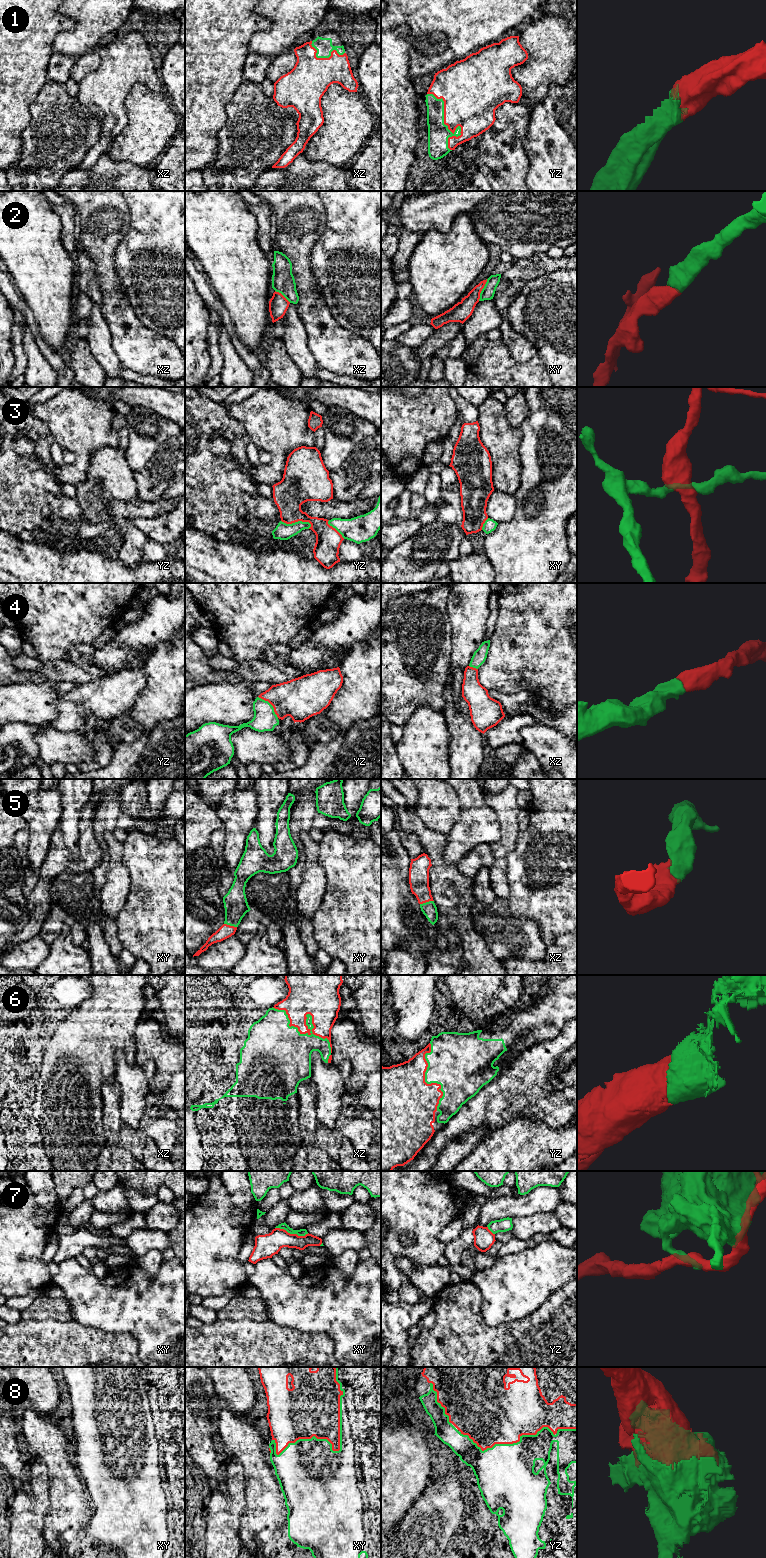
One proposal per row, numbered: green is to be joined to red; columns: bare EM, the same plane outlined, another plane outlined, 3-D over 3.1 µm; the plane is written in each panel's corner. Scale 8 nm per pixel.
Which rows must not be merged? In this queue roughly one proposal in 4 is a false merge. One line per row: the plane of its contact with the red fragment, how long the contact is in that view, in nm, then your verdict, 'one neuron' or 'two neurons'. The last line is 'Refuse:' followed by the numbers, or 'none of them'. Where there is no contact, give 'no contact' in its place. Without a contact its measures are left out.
1: contact in yz; length 500 nm; one neuron
2: contact in xy; length 190 nm; two neurons
3: contact in yz; length 260 nm; two neurons
4: contact in yz; length 240 nm; one neuron
5: contact in xz; length 120 nm; one neuron
6: contact in xz; length 600 nm; one neuron
7: contact in xy; length 280 nm; two neurons
8: contact in xy; length 850 nm; one neuron
Refuse: 2, 3, 7

